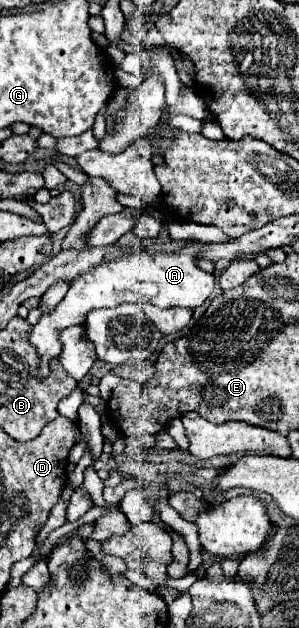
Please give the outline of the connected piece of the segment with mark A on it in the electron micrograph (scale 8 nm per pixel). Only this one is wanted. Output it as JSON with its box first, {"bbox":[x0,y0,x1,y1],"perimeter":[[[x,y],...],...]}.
{"bbox":[30,231,214,379],"perimeter":[[[130,231],[123,235],[116,245],[124,246],[124,251],[130,251],[114,261],[104,261],[90,269],[88,273],[76,277],[70,283],[70,289],[66,297],[54,307],[50,313],[42,313],[40,321],[30,331],[30,343],[34,345],[40,363],[38,363],[38,379],[46,379],[50,375],[50,363],[60,359],[62,343],[60,343],[60,331],[72,325],[84,325],[86,315],[92,309],[104,309],[104,307],[118,307],[122,303],[152,303],[162,309],[170,307],[200,307],[214,291],[214,275],[202,271],[198,267],[198,255],[202,253],[200,243],[188,243],[188,247],[168,253],[168,251],[156,251],[148,253],[142,249],[142,240]]]}

